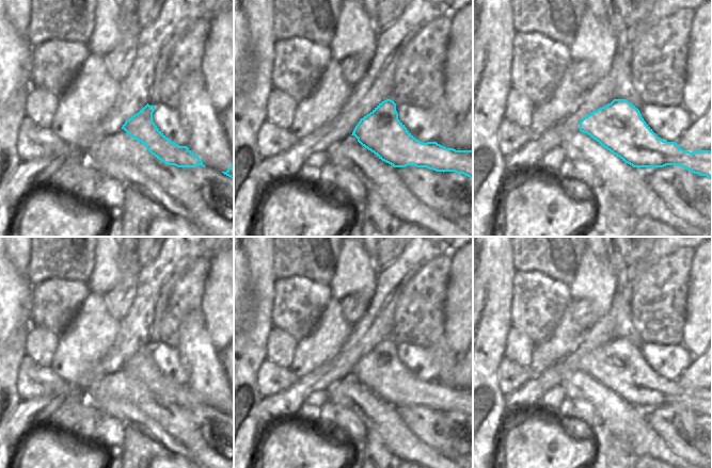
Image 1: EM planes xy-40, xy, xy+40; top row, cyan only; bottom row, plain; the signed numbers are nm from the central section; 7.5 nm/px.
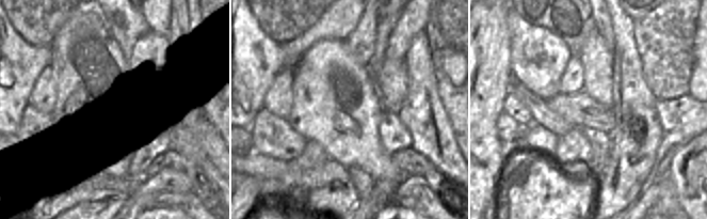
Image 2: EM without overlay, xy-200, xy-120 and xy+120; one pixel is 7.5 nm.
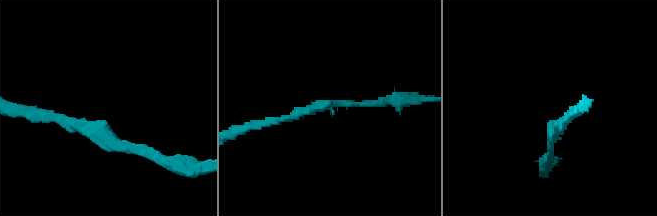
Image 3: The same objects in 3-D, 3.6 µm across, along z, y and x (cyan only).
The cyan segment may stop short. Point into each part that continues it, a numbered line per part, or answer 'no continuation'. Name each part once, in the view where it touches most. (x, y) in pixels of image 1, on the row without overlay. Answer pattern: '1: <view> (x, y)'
no continuation

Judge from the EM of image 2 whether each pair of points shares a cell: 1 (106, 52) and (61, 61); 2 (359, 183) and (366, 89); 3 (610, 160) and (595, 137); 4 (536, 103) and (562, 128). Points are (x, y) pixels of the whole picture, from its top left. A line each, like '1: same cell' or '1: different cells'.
1: same cell
2: different cells
3: same cell
4: same cell

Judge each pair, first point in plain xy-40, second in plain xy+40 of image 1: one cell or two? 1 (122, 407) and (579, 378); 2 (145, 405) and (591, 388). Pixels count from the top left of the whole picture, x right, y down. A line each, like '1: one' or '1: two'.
1: one
2: two

